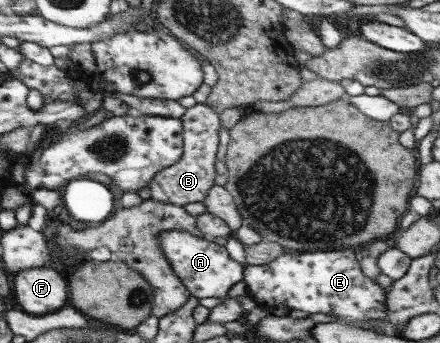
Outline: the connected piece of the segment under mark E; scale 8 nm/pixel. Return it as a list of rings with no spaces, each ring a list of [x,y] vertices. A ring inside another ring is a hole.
[[[350,249],[310,253],[283,253],[267,264],[244,265],[246,294],[257,306],[269,309],[281,306],[311,314],[335,315],[361,325],[379,321],[386,314],[387,290],[363,276]]]

